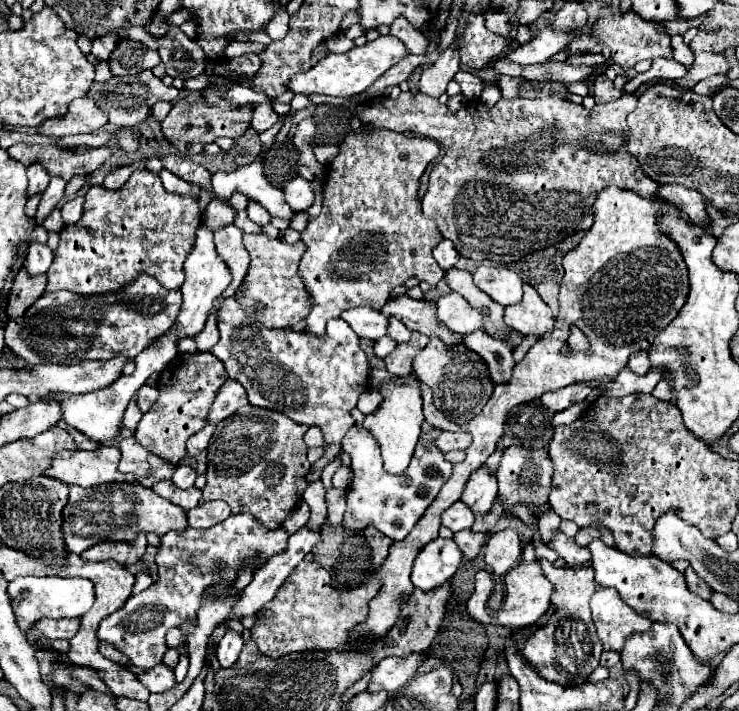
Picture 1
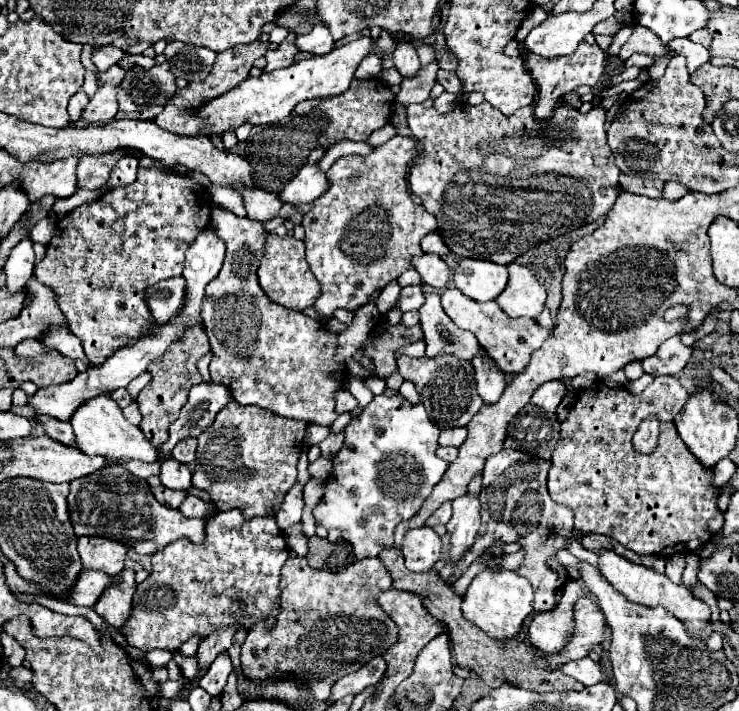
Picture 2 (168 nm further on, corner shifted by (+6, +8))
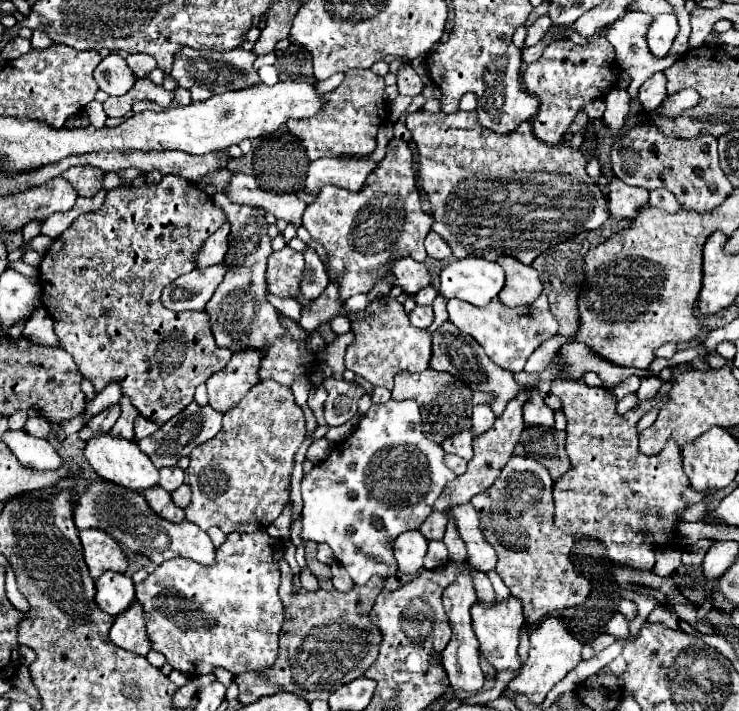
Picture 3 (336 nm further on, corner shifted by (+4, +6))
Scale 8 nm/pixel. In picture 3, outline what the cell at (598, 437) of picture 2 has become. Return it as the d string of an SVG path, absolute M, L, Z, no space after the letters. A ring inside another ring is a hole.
M559 376L551 378L551 392L561 400L561 410L567 416L567 454L571 458L571 468L565 476L555 482L553 498L555 498L555 526L571 536L591 536L605 544L609 552L609 560L615 566L627 566L635 570L653 570L655 566L655 548L665 544L677 544L675 526L679 524L679 514L687 508L681 498L681 492L687 486L687 476L683 472L681 452L675 450L675 442L669 442L665 450L657 456L645 456L637 444L637 422L649 412L653 406L663 406L667 396L653 398L643 402L639 408L627 412L625 416L617 416L613 400L605 390L591 388L583 378L565 380Z

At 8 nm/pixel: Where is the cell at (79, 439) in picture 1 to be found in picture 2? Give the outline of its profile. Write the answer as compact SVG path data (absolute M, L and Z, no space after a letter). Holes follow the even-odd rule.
M39 416L37 420L45 424L47 436L55 438L57 442L61 442L65 446L75 446L73 428L69 428L69 422L63 422L63 420L57 420L57 418L49 418L49 416Z

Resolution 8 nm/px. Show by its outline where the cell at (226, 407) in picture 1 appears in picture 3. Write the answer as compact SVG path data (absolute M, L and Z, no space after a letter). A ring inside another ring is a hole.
M195 402L191 406L187 406L187 410L183 410L183 414L177 414L175 418L171 418L169 422L165 422L155 434L137 440L137 446L141 448L143 454L147 454L151 458L151 462L157 468L163 466L175 466L179 458L189 456L191 450L207 440L211 440L219 430L221 430L221 418L223 414L217 414L215 410L211 410L209 406L201 408Z

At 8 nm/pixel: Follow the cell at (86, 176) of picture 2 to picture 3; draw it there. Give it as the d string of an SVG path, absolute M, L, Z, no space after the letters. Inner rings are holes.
M73 166L61 174L75 190L79 196L93 198L103 182L103 170L95 166Z

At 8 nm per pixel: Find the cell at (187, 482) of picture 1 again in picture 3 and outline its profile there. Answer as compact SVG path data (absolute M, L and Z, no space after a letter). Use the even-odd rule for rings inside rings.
M179 466L161 468L159 474L161 474L161 486L163 486L167 492L177 490L177 488L183 484L183 478L185 478L185 472L183 472Z

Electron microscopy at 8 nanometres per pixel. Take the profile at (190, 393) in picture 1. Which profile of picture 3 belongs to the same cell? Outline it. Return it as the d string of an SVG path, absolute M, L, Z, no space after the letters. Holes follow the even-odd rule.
M169 174L169 176L163 176L163 180L153 186L153 184L143 184L141 188L117 188L117 190L111 190L107 192L105 196L105 202L99 210L95 212L89 212L89 214L81 214L55 242L53 246L45 252L43 256L43 262L41 262L41 276L39 276L39 282L41 282L41 302L45 306L45 310L49 312L49 316L53 318L53 330L59 338L59 346L63 350L67 350L73 358L75 358L75 364L79 366L79 372L83 374L83 378L87 378L95 392L101 392L109 382L119 382L121 386L121 392L127 394L131 398L131 404L139 410L139 414L151 422L155 422L157 426L163 426L167 420L171 420L175 414L179 414L183 408L187 408L191 402L193 402L193 394L195 394L195 388L199 384L203 384L213 372L225 368L225 364L229 362L229 358L233 356L231 350L227 348L219 348L215 344L215 338L213 338L213 332L211 332L211 324L209 324L209 314L205 310L201 312L171 312L167 310L163 304L161 304L161 290L171 284L175 278L191 272L195 268L195 254L201 250L203 242L207 240L207 236L211 236L221 224L227 222L227 216L221 208L217 208L213 204L213 200L203 194L199 188L195 188L193 182L189 182L187 178L183 176L175 176L175 174Z

